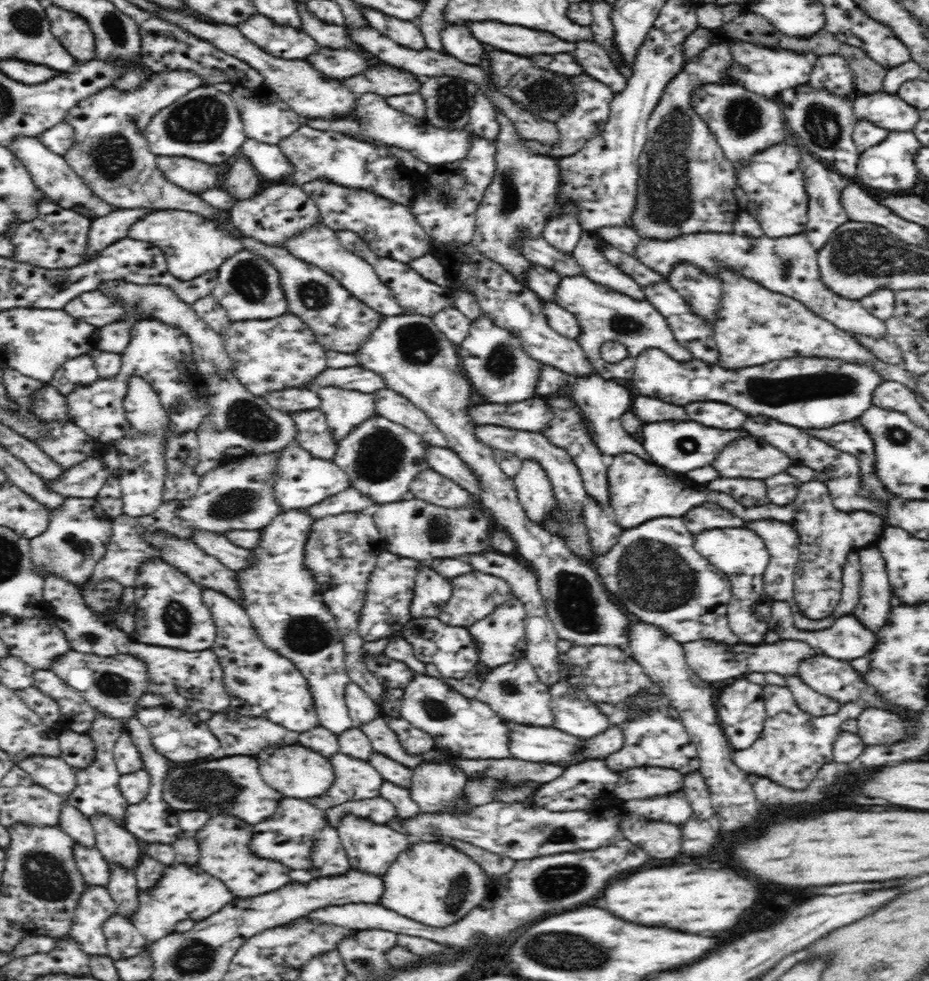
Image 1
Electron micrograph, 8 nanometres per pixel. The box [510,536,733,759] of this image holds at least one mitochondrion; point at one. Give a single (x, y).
(654, 576)

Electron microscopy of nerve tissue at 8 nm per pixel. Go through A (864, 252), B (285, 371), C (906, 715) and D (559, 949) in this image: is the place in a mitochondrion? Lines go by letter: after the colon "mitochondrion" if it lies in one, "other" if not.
A: mitochondrion
B: other
C: other
D: mitochondrion

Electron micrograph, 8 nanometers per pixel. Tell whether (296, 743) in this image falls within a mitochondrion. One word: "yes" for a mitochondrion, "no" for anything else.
no

